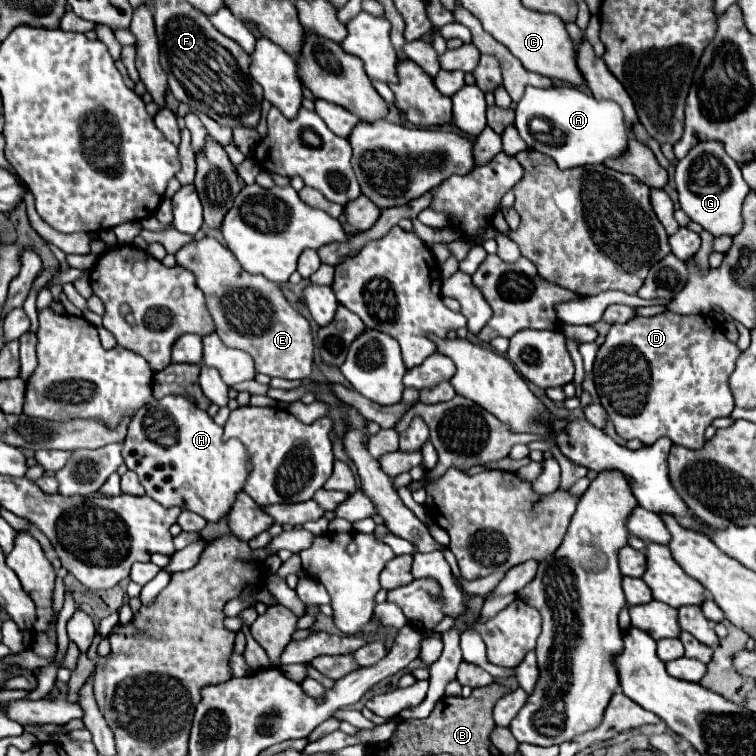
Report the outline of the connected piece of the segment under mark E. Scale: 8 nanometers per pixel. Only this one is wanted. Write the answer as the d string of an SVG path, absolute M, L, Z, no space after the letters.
M209 236L185 244L175 258L179 266L195 274L217 324L217 334L227 346L251 354L255 370L271 378L307 380L311 376L313 336L309 322L287 302L277 284L265 280L265 276L245 272L233 252Z

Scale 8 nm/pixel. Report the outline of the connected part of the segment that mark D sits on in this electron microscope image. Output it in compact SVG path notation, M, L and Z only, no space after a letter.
M667 310L651 318L637 316L637 320L631 320L629 324L613 324L605 344L597 352L593 380L599 402L623 440L637 438L643 446L651 446L667 436L677 446L699 450L705 444L707 426L711 426L715 418L731 416L735 408L729 376L735 370L739 354L739 348L725 338L723 326L711 316L681 316Z

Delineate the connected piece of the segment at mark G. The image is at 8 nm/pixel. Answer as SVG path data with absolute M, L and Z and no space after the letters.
M701 142L697 144L695 148L691 148L691 152L677 162L677 168L675 168L675 184L677 184L677 192L679 192L679 202L681 202L681 208L683 212L697 224L703 226L703 230L711 232L713 238L719 238L719 236L737 236L743 228L743 216L741 216L741 206L743 206L743 200L745 196L749 194L749 186L747 182L743 180L741 176L741 168L739 164L721 148L721 144L717 142Z

